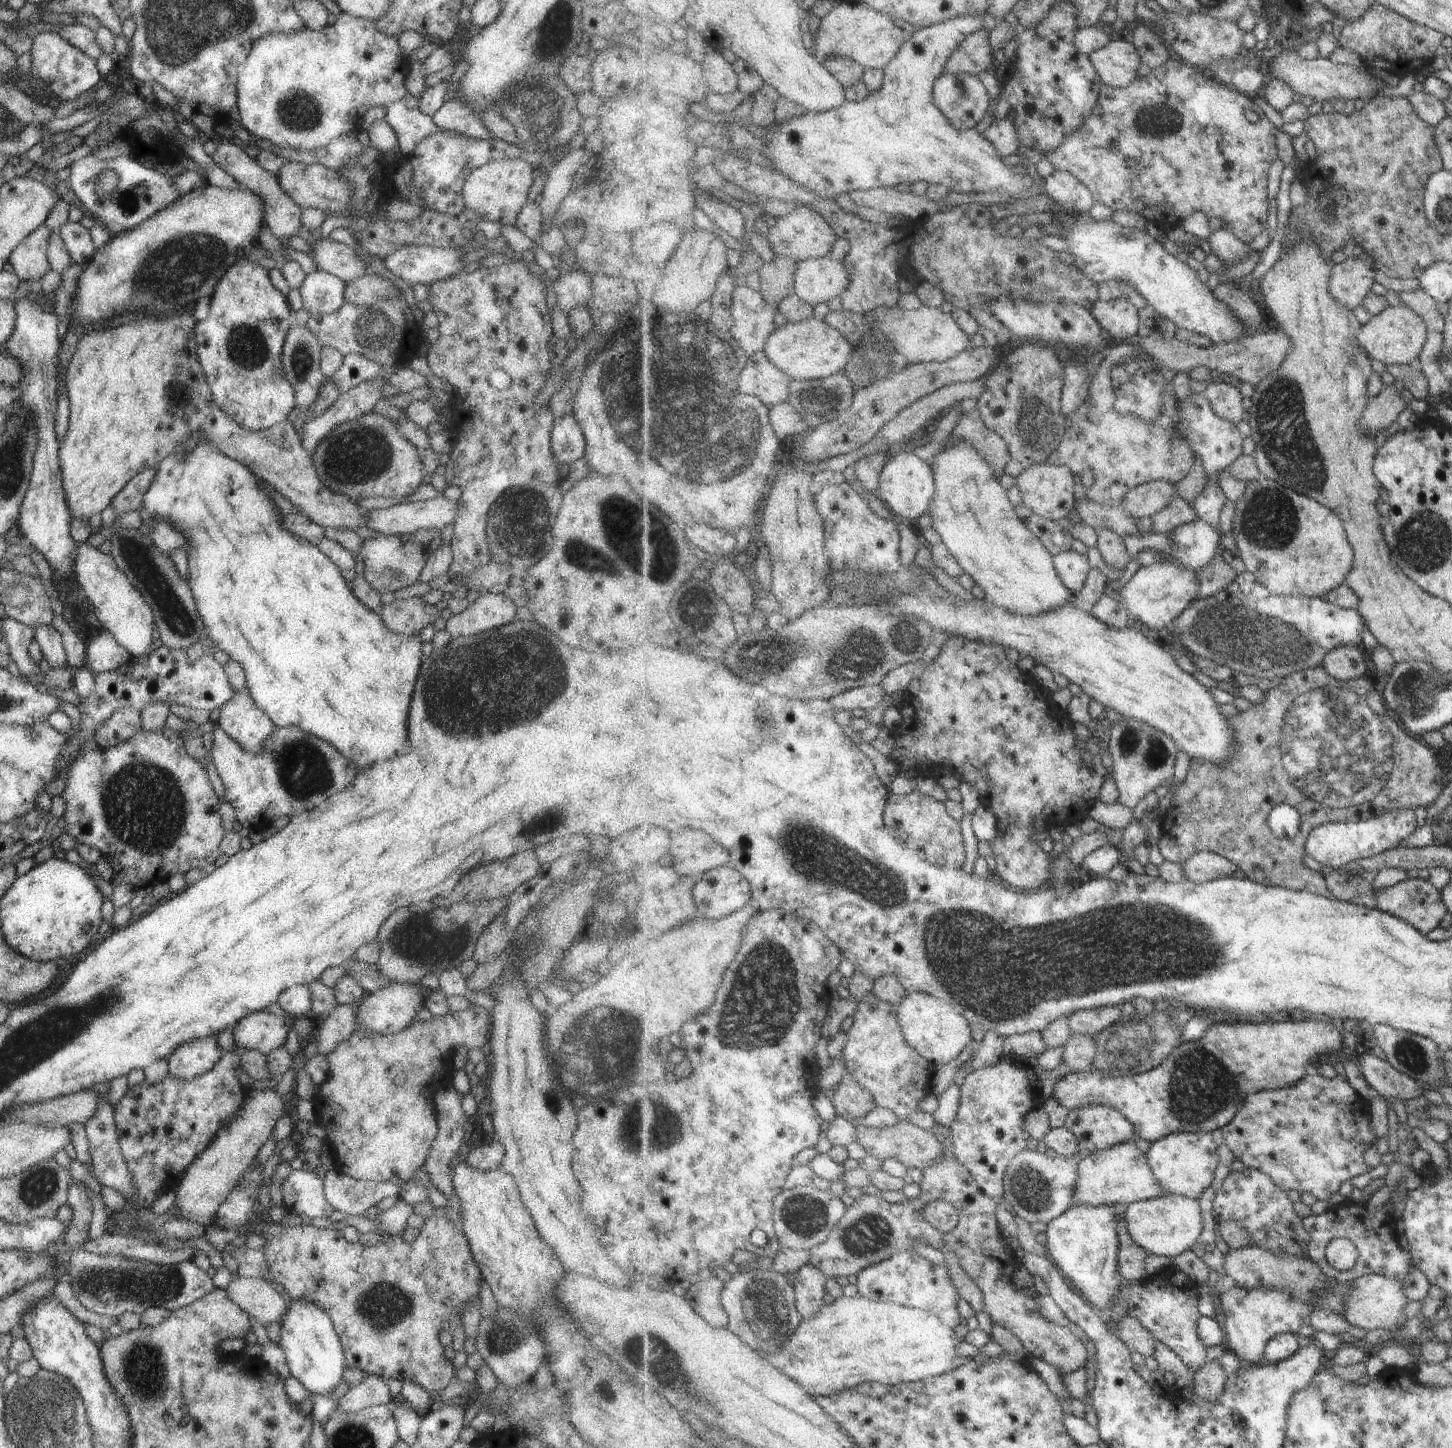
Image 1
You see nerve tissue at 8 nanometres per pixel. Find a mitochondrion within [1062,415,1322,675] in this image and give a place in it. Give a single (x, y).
(1269, 515)

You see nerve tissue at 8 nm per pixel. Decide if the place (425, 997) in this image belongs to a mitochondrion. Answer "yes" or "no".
no

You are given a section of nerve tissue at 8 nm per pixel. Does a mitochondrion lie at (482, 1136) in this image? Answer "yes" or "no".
no

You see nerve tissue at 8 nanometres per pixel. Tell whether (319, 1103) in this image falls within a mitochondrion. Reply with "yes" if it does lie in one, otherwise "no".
no

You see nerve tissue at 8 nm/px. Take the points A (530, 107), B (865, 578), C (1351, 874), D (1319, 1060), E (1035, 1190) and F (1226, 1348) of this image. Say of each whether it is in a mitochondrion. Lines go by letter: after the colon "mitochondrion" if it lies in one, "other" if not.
A: mitochondrion
B: other
C: other
D: other
E: mitochondrion
F: other

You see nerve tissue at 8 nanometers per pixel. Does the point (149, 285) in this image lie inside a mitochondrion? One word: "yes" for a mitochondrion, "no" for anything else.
yes

